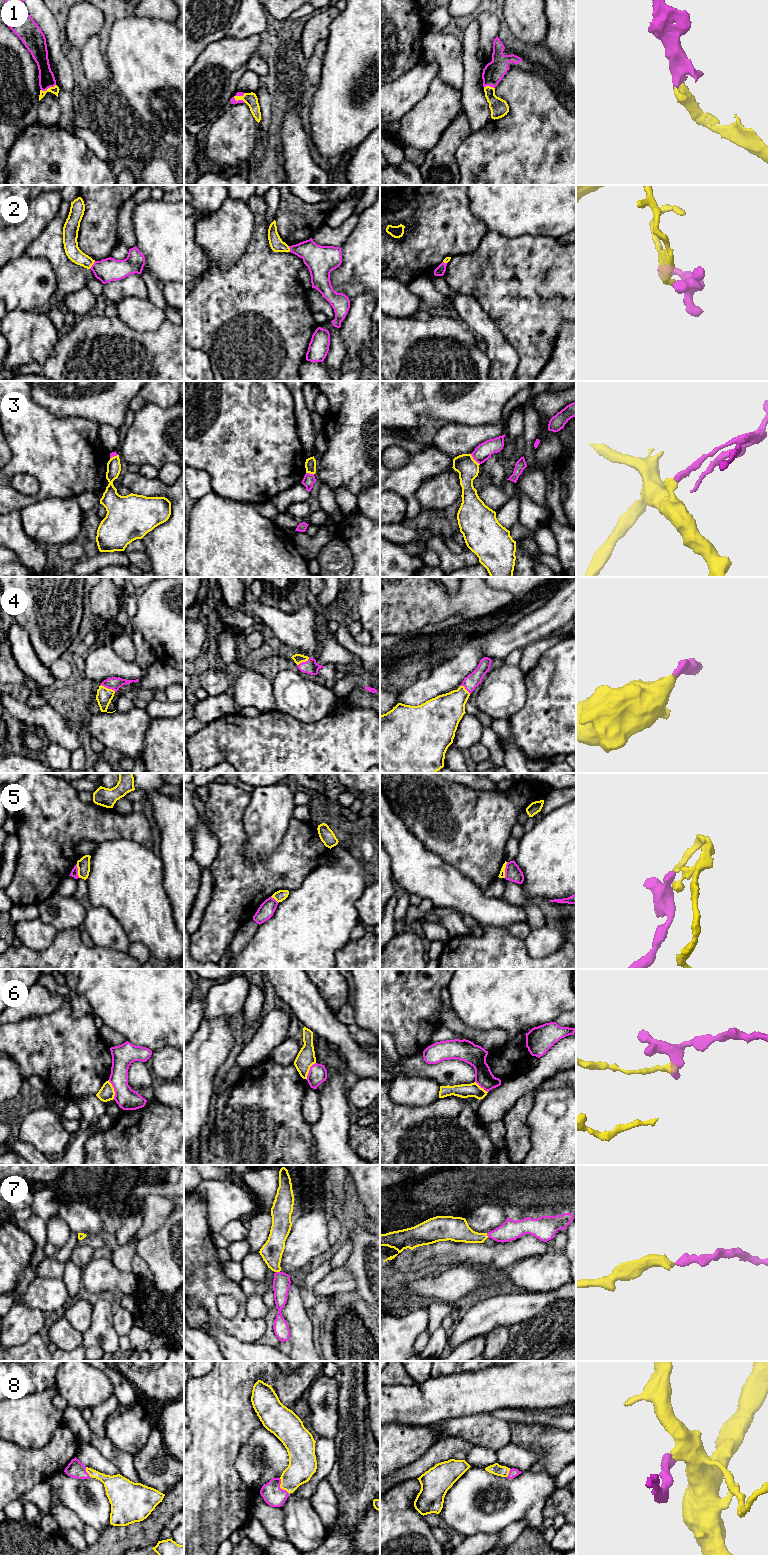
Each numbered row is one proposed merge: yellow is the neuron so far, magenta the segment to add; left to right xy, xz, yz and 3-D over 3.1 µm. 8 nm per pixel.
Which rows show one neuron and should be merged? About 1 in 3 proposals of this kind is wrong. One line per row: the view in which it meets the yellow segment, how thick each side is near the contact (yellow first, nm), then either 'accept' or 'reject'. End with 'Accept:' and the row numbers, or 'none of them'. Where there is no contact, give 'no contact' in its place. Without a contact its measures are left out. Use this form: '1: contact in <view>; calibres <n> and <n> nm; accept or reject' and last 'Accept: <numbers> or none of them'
1: contact in xy; calibres 60 and 130 nm; accept
2: contact in xy; calibres 120 and 190 nm; reject
3: contact in yz; calibres 170 and 140 nm; reject
4: contact in xy; calibres 130 and 110 nm; accept
5: contact in yz; calibres 50 and 130 nm; reject
6: contact in xy; calibres 120 and 170 nm; reject
7: contact in yz; calibres 200 and 160 nm; accept
8: contact in xz; calibres 220 and 170 nm; accept
Accept: 1, 4, 7, 8

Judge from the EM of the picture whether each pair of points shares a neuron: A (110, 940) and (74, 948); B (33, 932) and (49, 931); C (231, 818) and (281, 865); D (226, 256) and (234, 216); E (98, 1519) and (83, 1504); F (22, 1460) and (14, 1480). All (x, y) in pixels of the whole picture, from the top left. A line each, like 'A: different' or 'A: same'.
A: different
B: same
C: same
D: same
E: same
F: same

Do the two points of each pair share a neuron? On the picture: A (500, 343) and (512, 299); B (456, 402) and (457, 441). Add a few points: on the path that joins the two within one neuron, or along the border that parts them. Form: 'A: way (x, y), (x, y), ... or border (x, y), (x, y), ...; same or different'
A: border (488, 315), (514, 347), (516, 353); different
B: border (449, 421), (480, 425); different

